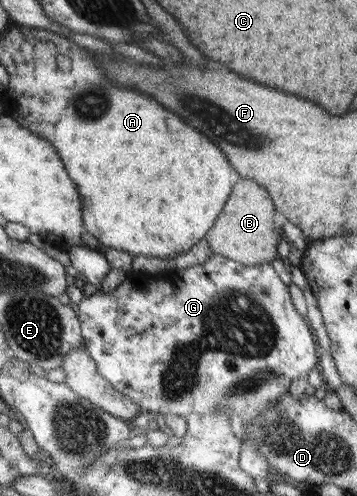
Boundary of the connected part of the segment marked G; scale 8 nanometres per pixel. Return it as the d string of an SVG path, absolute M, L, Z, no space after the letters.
M214 255L210 261L205 261L200 265L193 265L186 269L178 269L173 271L173 279L169 281L159 281L157 277L149 276L146 273L139 273L135 276L127 277L119 287L112 291L97 291L91 297L84 297L80 303L72 303L71 307L76 312L78 321L81 324L82 338L84 339L84 349L92 357L96 363L97 371L108 384L116 391L123 393L132 403L139 408L146 409L148 412L156 415L172 413L180 417L187 417L192 413L204 415L209 411L221 409L225 407L231 419L231 428L234 434L240 437L242 442L239 454L239 466L253 478L266 478L269 469L267 459L256 449L254 441L246 439L244 430L247 425L255 419L261 411L265 410L267 403L278 401L289 393L289 387L294 379L306 377L314 368L319 368L320 348L317 343L317 337L312 333L308 321L304 321L304 317L296 312L296 307L292 302L289 294L288 286L280 279L278 272L273 268L272 264L263 263L262 265L242 265L240 262Z

